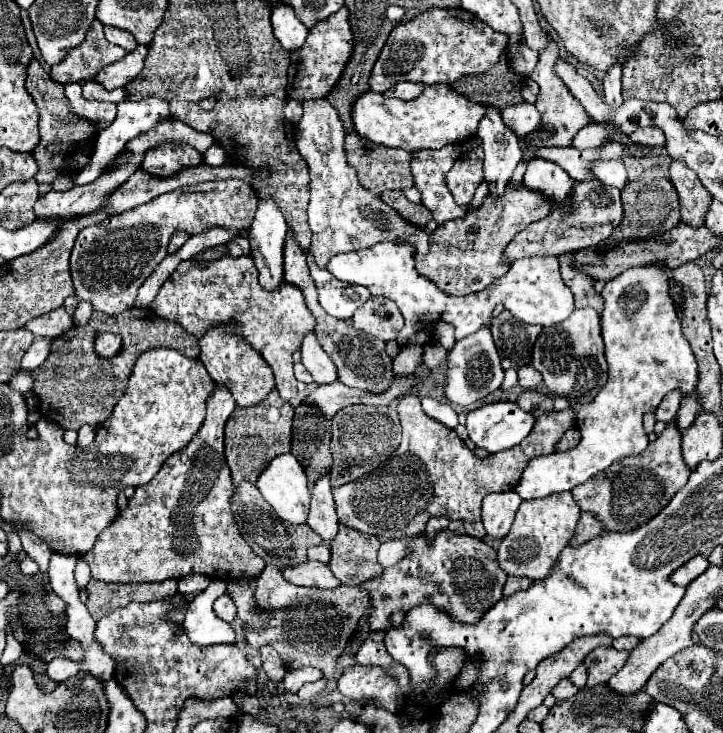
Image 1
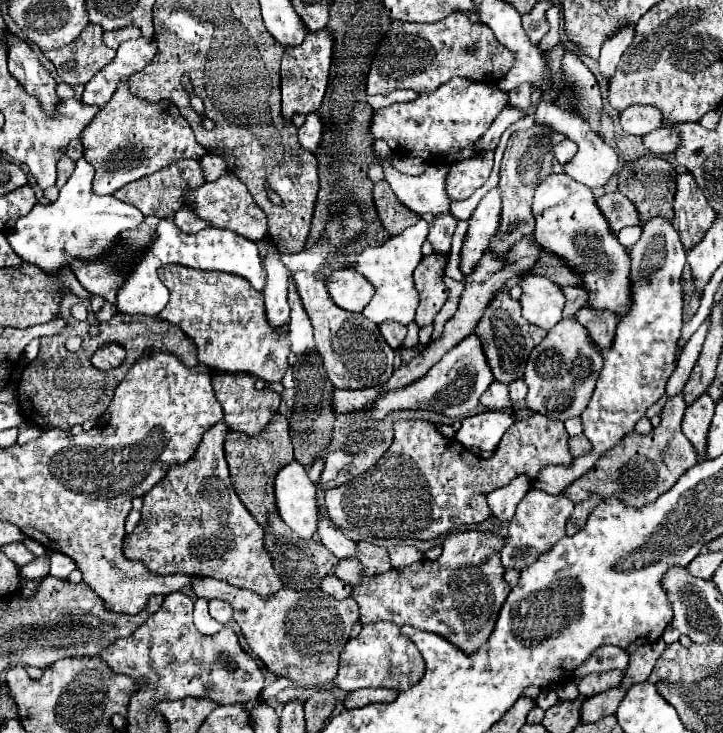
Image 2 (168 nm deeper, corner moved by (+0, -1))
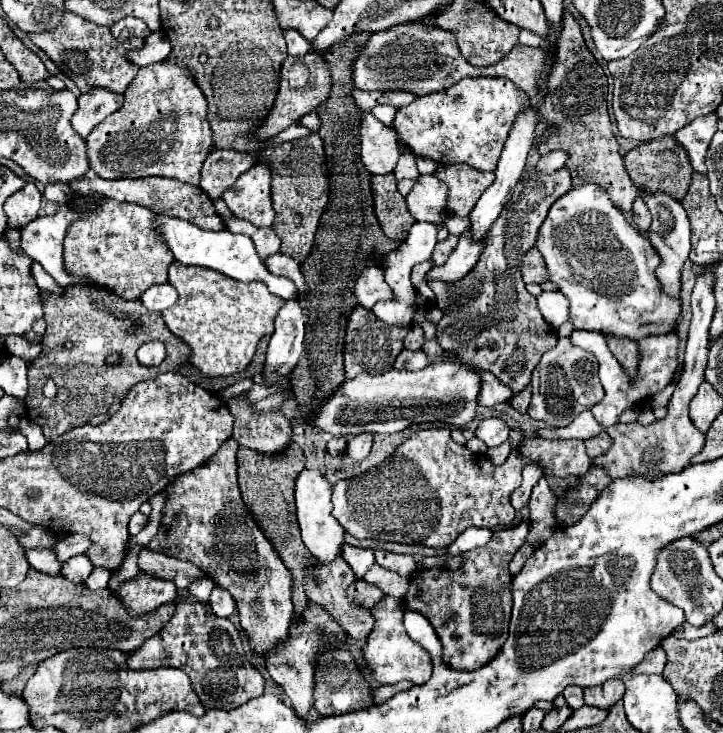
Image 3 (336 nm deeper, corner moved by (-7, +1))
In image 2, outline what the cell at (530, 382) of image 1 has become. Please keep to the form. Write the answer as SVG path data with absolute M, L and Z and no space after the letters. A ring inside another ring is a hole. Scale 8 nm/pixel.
M515 380L515 382L509 384L509 398L511 398L513 404L519 402L519 400L523 400L525 394L527 394L527 386L525 386L523 380Z

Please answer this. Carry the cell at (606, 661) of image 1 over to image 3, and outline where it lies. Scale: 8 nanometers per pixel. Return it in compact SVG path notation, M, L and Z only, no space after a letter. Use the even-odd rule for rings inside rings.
M606 680L604 684L584 688L584 702L598 708L612 708L624 696L622 680Z

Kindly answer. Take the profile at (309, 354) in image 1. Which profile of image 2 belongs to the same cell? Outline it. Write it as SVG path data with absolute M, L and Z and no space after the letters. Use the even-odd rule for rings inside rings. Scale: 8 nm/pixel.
M289 276L289 304L291 304L291 350L295 354L305 354L309 350L315 350L315 340L313 340L313 328L311 320L301 304L299 292L295 288L293 276Z

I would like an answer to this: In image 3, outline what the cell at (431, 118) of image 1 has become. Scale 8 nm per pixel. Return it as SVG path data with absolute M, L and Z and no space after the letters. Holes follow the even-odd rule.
M464 78L464 80L456 82L452 88L446 88L444 92L436 92L432 96L420 96L412 104L400 108L396 112L392 128L396 130L400 142L404 146L408 146L412 154L430 158L440 166L464 162L476 170L494 170L498 164L498 158L500 158L500 150L510 132L510 126L512 126L516 114L526 106L526 102L528 102L528 96L518 86L514 86L510 80Z

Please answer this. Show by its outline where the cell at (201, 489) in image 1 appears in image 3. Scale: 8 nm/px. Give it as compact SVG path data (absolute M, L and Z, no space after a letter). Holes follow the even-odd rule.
M228 438L204 466L180 474L168 484L158 534L146 548L188 560L212 574L216 584L232 594L254 652L264 656L288 636L294 614L292 576L242 502L236 480L236 450L236 440Z

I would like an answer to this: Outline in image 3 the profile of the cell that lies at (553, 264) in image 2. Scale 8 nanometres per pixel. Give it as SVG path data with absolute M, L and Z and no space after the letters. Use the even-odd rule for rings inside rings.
M532 248L524 258L522 258L522 280L526 284L536 282L536 284L544 284L548 282L548 268L544 268L544 258L540 256L538 248Z

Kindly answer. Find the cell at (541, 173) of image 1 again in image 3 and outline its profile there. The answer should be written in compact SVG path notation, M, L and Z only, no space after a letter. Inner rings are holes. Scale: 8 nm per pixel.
M596 184L570 188L540 226L538 250L548 266L550 280L570 300L570 322L574 328L640 340L650 334L668 334L676 328L680 302L670 300L654 276L660 264L650 242L626 220Z

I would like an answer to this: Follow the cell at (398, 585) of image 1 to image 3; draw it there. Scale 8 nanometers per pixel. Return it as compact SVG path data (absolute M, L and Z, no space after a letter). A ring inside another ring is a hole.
M520 522L514 528L494 530L486 546L460 556L462 566L456 572L420 568L410 576L410 586L402 602L408 610L428 618L444 646L444 660L452 668L476 670L490 662L506 642L512 610L512 576L508 562L524 544L528 528L528 522Z

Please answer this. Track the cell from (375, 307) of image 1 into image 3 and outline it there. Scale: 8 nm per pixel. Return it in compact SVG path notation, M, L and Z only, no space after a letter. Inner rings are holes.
M410 326L408 332L406 332L406 336L404 336L404 348L408 348L408 350L418 350L418 348L422 348L422 342L424 342L422 328Z

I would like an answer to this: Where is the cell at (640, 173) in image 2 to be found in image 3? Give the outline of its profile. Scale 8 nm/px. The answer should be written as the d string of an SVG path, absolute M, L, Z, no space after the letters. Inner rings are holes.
M662 136L650 142L640 144L638 148L630 150L624 156L626 162L626 172L636 184L636 188L644 194L656 194L664 192L670 194L674 200L682 200L688 192L690 186L690 176L692 176L692 164L688 160L686 150L674 140L674 136Z

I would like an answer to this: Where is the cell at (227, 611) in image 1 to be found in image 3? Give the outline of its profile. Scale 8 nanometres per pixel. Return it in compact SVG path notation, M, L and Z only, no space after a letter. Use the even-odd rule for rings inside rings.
M218 586L210 594L210 604L212 604L212 612L220 618L230 618L236 610L236 604L234 604L234 598L230 596L230 592L224 588L218 588Z

